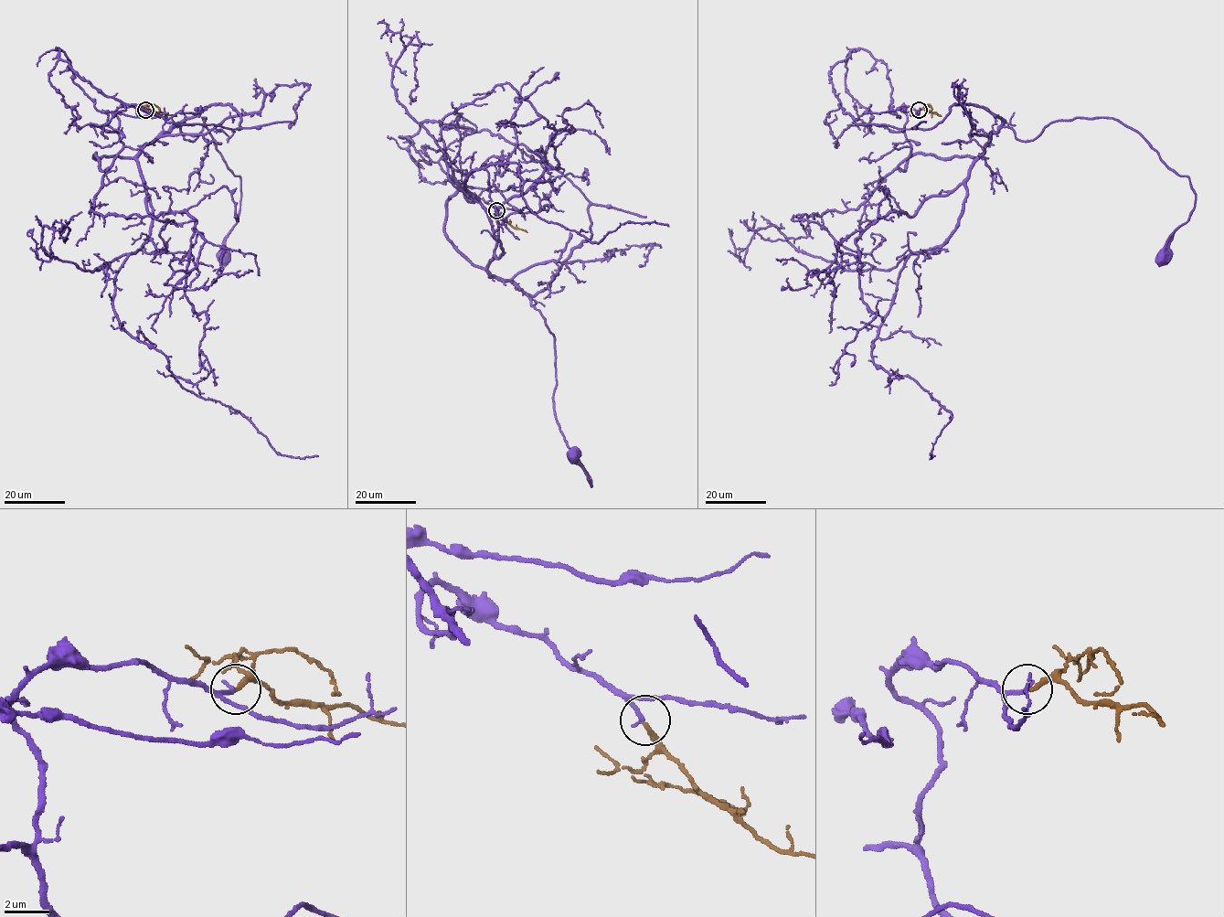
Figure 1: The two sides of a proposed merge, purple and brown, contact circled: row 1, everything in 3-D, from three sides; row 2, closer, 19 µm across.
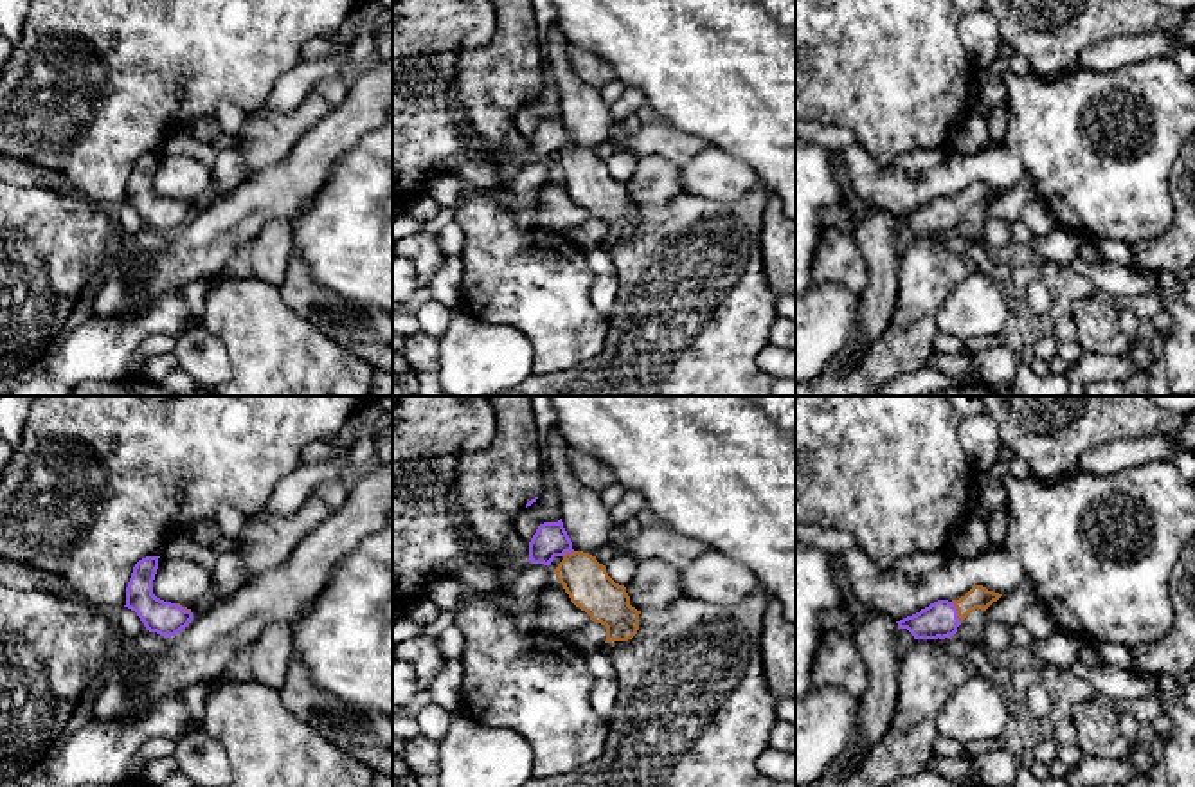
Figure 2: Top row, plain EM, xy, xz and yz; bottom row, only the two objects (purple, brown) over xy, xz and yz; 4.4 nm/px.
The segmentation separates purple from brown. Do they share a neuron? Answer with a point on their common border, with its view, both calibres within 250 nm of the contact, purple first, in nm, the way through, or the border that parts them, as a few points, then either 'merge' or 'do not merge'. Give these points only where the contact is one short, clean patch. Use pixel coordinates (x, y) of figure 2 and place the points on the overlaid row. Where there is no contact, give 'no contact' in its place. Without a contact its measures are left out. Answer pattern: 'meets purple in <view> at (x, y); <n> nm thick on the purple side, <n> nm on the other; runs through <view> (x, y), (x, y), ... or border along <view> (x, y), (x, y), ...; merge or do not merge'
meets purple in yz at (956, 613); 160 nm thick on the purple side, 100 nm on the other; runs through yz (940, 620), (956, 613), (978, 597); merge

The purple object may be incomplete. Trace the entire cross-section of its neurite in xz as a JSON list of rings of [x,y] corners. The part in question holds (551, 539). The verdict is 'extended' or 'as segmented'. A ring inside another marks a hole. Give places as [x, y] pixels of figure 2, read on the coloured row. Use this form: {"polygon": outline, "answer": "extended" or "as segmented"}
{"polygon": [[[562,519],[540,524],[529,542],[529,562],[551,565],[556,556],[563,558],[554,569],[558,583],[576,607],[606,627],[605,643],[632,639],[641,611],[630,605],[626,587],[615,583],[596,556],[572,549]]], "answer": "extended"}

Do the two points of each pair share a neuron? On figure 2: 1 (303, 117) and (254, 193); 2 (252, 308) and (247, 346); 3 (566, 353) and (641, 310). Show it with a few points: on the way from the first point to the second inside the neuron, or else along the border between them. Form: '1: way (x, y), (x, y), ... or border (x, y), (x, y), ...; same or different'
1: border (303, 135), (278, 164), (267, 166), (245, 180); different
2: way (252, 317), (252, 337); same
3: border (607, 317), (603, 348), (580, 364); different

